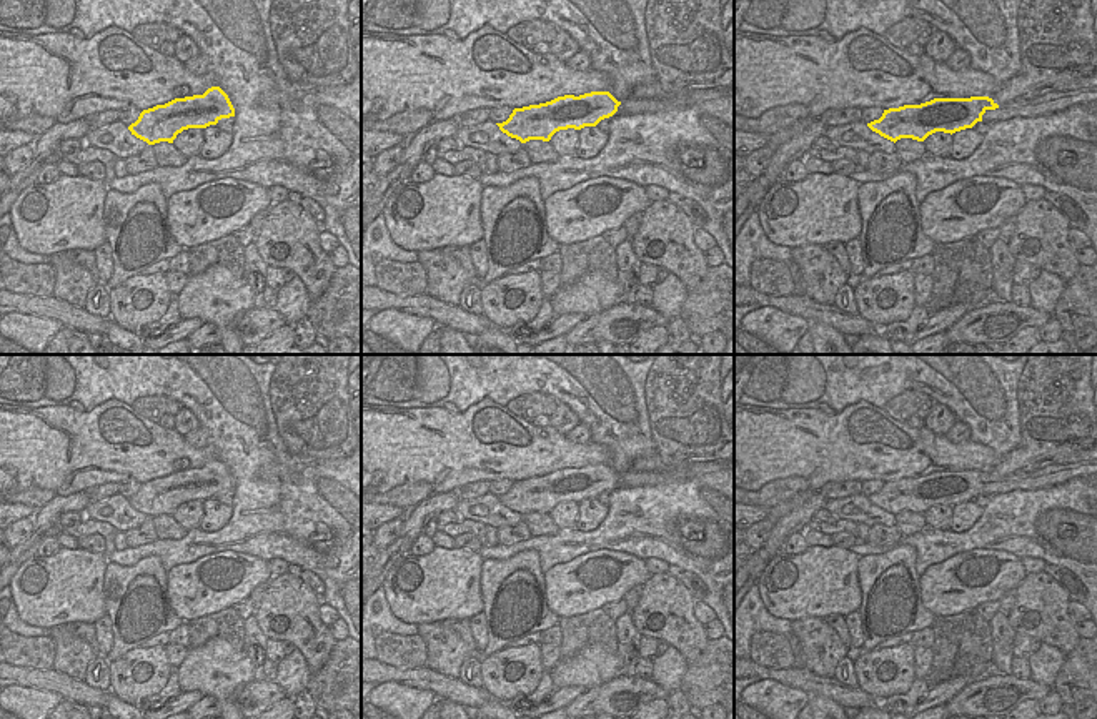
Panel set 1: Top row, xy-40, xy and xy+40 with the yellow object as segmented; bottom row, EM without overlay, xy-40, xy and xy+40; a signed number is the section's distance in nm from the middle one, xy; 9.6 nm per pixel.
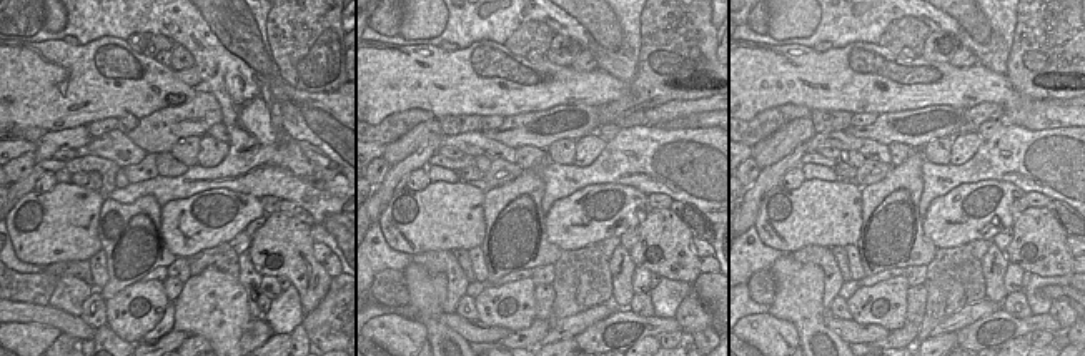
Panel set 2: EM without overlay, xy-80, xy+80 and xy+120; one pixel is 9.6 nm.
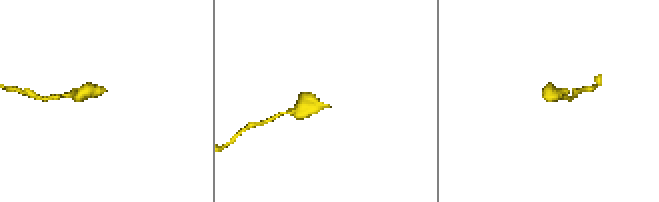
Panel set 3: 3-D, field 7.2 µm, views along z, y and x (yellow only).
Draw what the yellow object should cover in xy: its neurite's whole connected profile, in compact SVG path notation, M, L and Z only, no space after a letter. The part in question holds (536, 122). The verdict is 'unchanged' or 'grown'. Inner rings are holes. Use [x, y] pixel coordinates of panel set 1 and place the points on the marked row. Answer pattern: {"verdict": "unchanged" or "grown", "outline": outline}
{"verdict": "grown", "outline": "M734 87L678 92L668 98L618 102L609 92L591 92L579 97L564 95L551 102L514 108L509 118L496 123L503 133L526 143L549 141L559 130L596 126L604 118L684 110L694 103L734 97Z"}

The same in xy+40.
{"verdict": "grown", "outline": "M1097 87L1050 92L1030 100L1014 100L1002 107L989 97L934 98L921 105L884 110L882 117L867 126L894 143L901 138L924 141L936 131L952 135L972 128L977 121L1005 121L1015 117L1035 118L1094 102L1097 102Z"}

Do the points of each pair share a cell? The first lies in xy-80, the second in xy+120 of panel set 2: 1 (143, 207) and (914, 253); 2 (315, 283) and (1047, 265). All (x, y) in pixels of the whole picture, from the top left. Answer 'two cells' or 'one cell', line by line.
1: one cell
2: one cell

